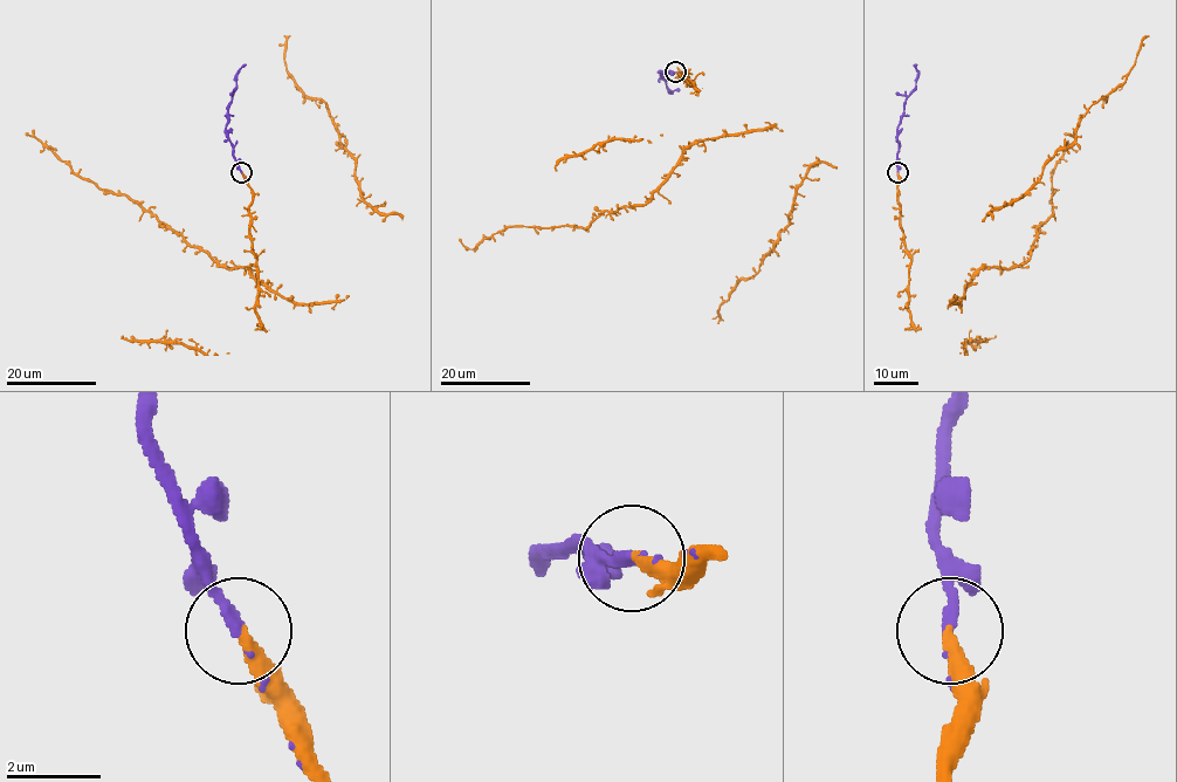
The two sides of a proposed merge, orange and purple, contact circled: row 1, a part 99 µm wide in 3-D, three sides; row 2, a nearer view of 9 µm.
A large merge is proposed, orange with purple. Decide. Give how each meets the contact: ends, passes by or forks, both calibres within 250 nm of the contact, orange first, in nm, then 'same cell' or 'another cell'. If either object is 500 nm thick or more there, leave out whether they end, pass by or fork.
orange ends | purple ends | 300/240 nm | same cell

